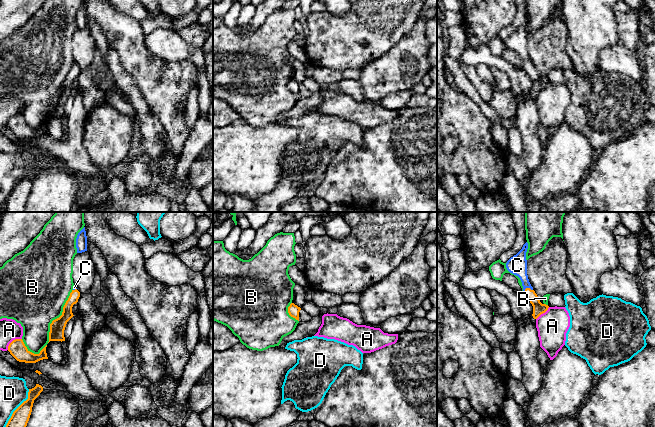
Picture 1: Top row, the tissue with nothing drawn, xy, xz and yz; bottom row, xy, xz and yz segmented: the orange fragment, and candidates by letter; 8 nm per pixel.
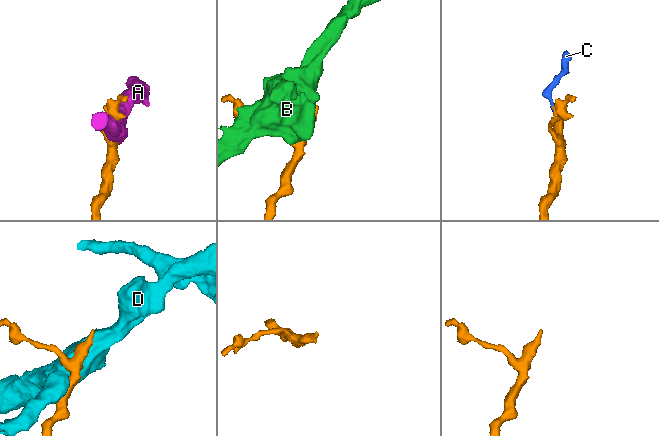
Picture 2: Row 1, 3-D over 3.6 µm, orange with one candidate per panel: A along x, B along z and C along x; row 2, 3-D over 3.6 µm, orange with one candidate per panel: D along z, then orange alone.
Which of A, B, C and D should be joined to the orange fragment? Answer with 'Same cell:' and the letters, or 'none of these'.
Same cell: C

